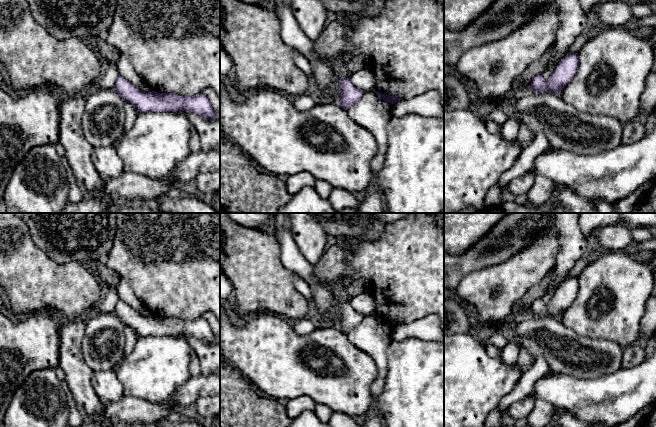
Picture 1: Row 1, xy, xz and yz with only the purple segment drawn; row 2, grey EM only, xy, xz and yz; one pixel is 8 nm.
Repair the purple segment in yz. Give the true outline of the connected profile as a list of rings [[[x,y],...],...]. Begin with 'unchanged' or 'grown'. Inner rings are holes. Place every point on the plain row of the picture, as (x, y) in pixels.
unchanged; [[[572,277],[566,279],[557,289],[553,299],[545,304],[541,299],[532,303],[533,316],[553,316],[559,318],[563,312],[571,306],[578,294],[579,279]]]

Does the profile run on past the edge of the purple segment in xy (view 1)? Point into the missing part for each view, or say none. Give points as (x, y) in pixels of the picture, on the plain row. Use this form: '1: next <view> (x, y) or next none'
1: next none

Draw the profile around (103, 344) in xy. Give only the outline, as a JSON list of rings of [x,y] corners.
[[[97,312],[86,321],[81,350],[94,371],[113,370],[124,358],[124,347],[125,324],[115,313]]]

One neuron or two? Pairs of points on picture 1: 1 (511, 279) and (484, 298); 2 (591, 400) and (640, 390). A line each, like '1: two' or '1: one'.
1: one
2: one

